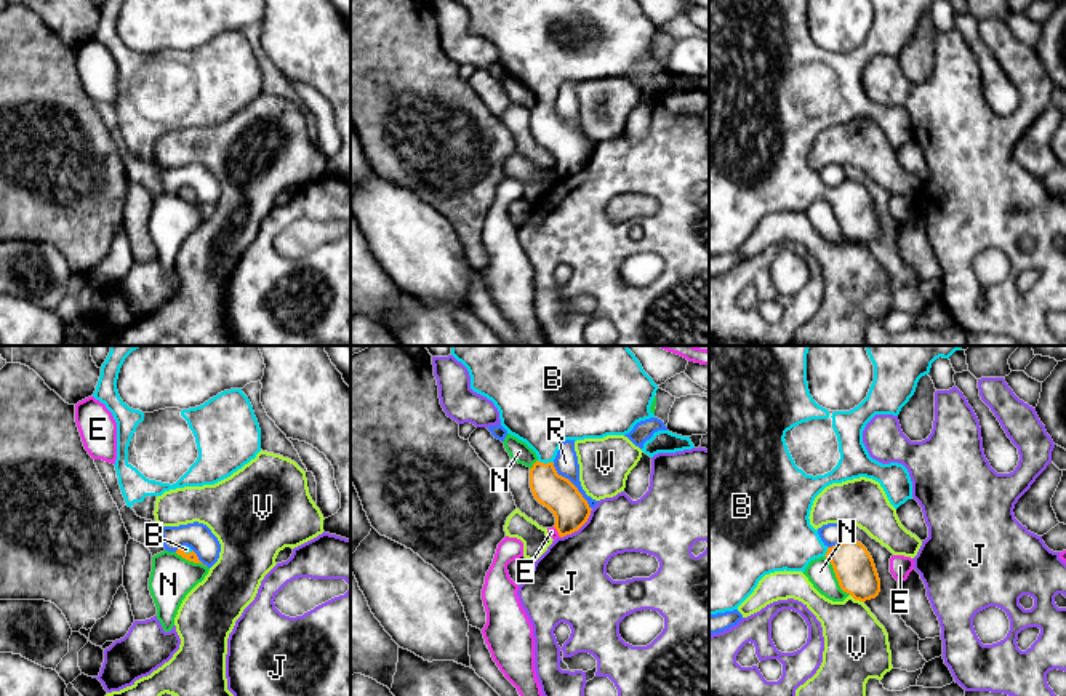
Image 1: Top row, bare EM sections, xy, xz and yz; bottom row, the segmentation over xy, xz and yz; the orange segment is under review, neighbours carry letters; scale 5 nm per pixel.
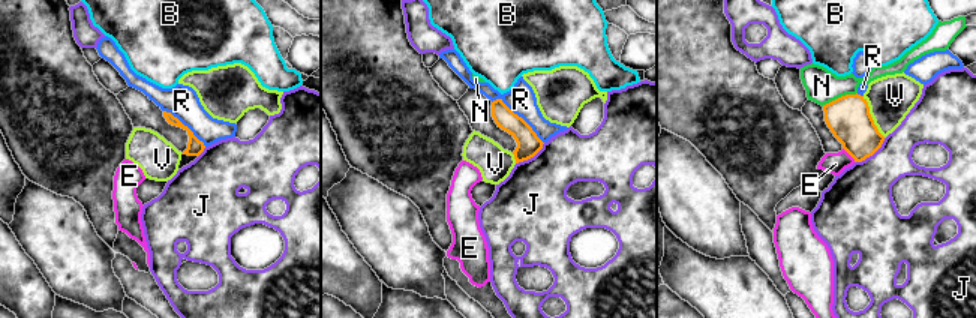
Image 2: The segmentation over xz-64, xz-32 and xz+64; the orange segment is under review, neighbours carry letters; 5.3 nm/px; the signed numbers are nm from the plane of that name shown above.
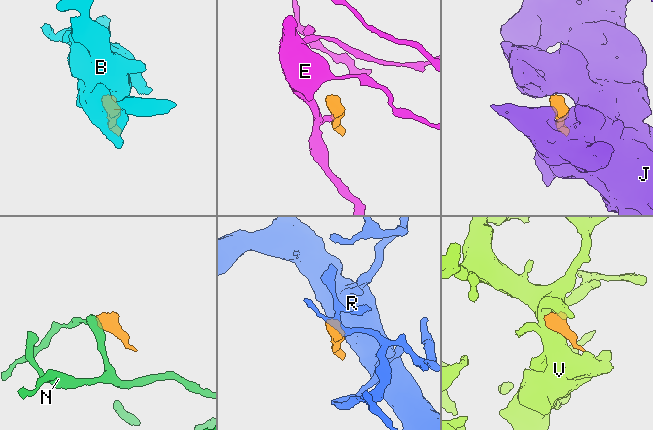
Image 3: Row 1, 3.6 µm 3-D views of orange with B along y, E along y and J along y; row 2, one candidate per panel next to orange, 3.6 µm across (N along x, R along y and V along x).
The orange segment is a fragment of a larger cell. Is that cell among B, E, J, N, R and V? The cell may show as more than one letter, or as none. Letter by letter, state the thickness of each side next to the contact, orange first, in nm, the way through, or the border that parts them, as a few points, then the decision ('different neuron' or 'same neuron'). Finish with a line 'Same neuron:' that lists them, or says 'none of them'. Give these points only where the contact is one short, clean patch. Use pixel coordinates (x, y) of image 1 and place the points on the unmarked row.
B: 180/340 nm | across xz (559, 136), (548, 125), (548, 104), (543, 55) | same neuron
E: 180/50 nm | along xz (553, 168), (561, 178) | different neuron
J: 180/360 nm | different neuron
N: 200/140 nm | along yz (825, 197), (837, 226), (850, 236) | different neuron
R: 180/120 nm | along xz (553, 104), (554, 111), (577, 130), (591, 151) | different neuron
V: 200/320 nm | different neuron
Same neuron: B

